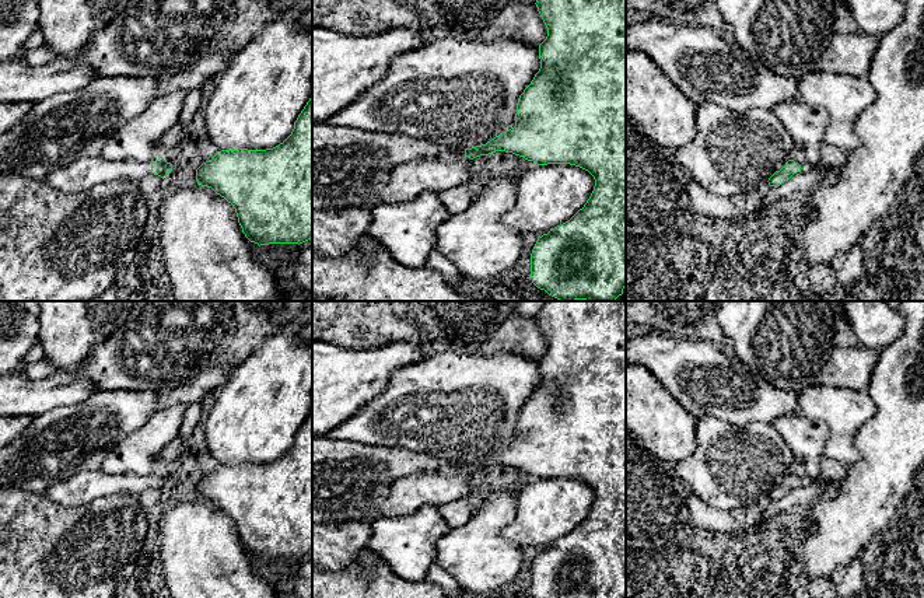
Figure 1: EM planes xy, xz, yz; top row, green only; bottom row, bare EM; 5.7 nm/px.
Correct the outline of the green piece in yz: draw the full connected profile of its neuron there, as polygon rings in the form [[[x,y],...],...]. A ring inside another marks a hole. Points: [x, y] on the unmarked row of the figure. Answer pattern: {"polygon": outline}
{"polygon": [[[788,473],[780,485],[776,485],[769,492],[767,496],[770,500],[780,500],[781,497],[784,497],[787,493],[790,493],[794,487],[799,485],[801,485],[801,479],[795,476],[794,473]]]}

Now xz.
{"polygon": [[[546,301],[535,318],[547,342],[547,350],[539,359],[540,382],[519,409],[515,440],[510,444],[486,458],[463,464],[405,448],[364,445],[316,436],[312,437],[312,464],[356,458],[365,464],[382,464],[395,479],[428,471],[449,473],[454,469],[465,469],[473,473],[494,465],[505,465],[538,479],[580,480],[594,490],[594,504],[584,521],[568,535],[538,552],[531,567],[532,597],[626,598],[626,301]]]}

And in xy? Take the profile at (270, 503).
{"polygon": [[[312,406],[291,448],[266,464],[221,464],[196,483],[197,499],[211,501],[235,522],[245,550],[260,559],[302,557],[312,552]]]}

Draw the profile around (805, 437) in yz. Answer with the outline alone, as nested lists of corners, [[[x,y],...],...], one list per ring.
[[[801,413],[780,416],[773,426],[792,454],[791,473],[799,479],[820,480],[820,459],[829,436],[827,426]]]

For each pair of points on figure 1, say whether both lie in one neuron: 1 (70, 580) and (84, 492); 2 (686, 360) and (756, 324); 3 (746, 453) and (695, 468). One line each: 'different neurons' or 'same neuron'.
1: different neurons
2: different neurons
3: same neuron

